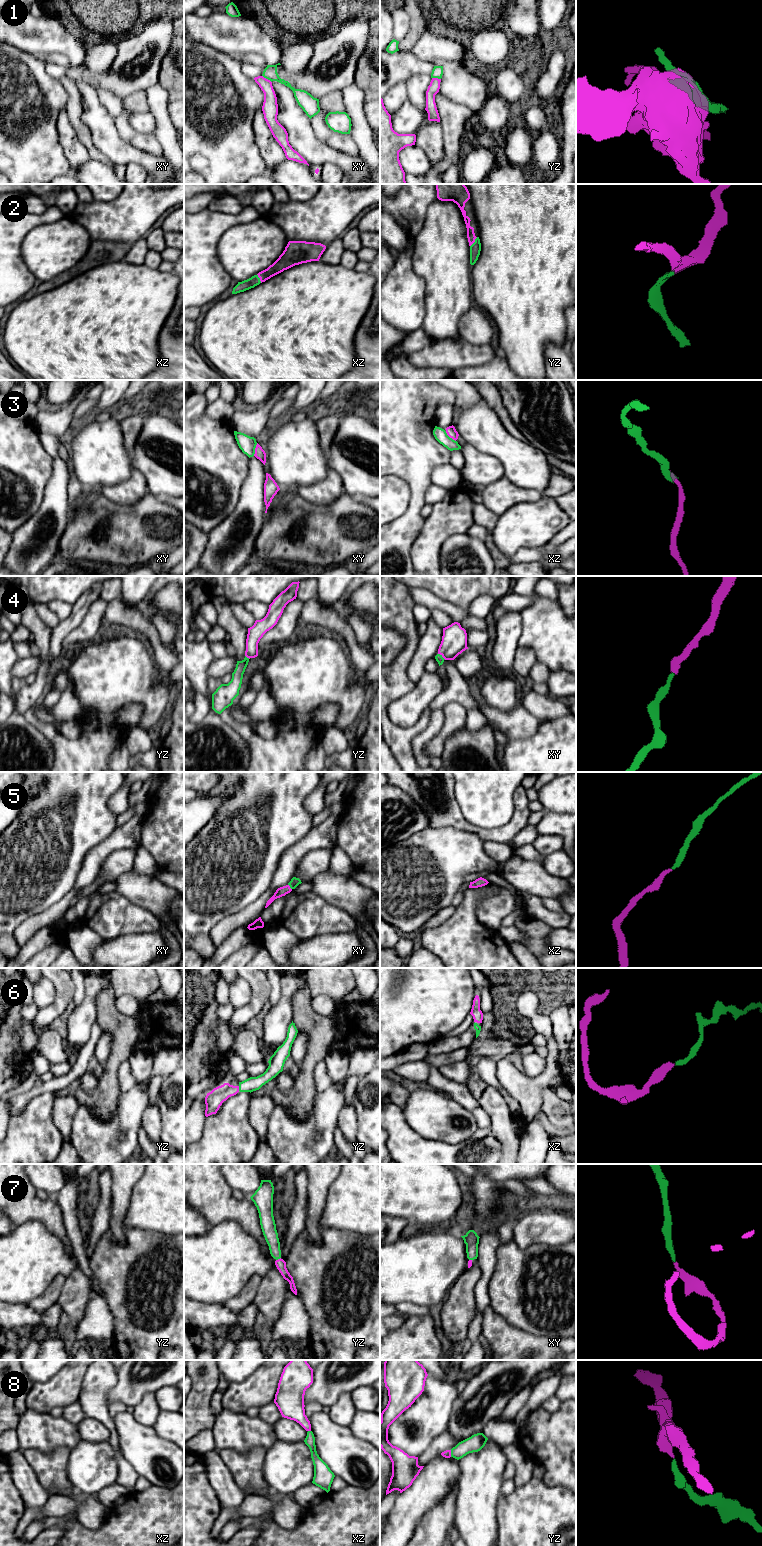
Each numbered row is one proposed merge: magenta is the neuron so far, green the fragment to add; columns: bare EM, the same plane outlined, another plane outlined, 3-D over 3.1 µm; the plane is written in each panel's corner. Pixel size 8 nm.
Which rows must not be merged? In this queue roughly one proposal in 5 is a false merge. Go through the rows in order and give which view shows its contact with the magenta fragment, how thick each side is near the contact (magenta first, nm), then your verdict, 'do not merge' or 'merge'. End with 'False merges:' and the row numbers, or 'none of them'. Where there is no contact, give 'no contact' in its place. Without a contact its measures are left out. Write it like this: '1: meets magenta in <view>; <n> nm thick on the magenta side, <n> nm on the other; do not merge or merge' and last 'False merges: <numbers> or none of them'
1: meets magenta in xy; 130 nm thick on the magenta side, 110 nm on the other; do not merge
2: meets magenta in yz; 70 nm thick on the magenta side, 90 nm on the other; merge
3: meets magenta in xy; 90 nm thick on the magenta side, 140 nm on the other; do not merge
4: meets magenta in xy; 200 nm thick on the magenta side, 60 nm on the other; merge
5: meets magenta in xy; 80 nm thick on the magenta side, 70 nm on the other; merge
6: meets magenta in yz; 140 nm thick on the magenta side, 120 nm on the other; merge
7: meets magenta in yz; 80 nm thick on the magenta side, 110 nm on the other; merge
8: meets magenta in yz; 60 nm thick on the magenta side, 140 nm on the other; merge
False merges: 1, 3

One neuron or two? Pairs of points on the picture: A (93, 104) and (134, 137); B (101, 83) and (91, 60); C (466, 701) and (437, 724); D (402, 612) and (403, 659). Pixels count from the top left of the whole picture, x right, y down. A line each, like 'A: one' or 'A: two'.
A: two
B: two
C: two
D: one

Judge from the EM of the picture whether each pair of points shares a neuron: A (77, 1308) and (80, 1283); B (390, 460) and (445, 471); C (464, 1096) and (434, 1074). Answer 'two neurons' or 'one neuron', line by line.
A: one neuron
B: two neurons
C: one neuron

